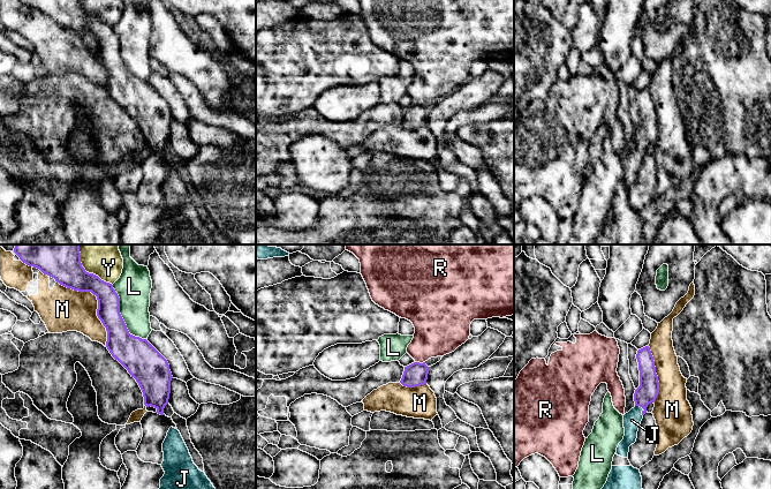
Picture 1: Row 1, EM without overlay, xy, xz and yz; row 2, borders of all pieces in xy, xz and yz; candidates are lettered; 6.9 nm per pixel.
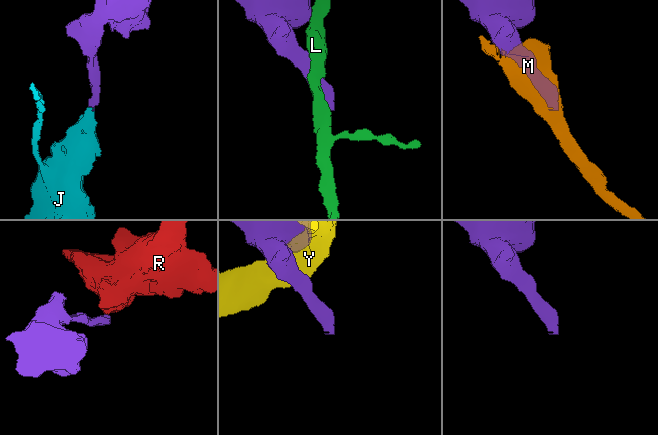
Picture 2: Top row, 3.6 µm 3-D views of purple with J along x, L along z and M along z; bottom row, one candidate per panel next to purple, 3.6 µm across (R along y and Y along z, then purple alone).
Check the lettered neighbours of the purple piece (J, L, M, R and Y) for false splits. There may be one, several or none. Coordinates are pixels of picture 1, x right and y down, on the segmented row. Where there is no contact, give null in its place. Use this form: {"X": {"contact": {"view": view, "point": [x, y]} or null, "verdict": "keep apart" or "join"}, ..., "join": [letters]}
{"J": {"contact": {"view": "yz", "point": [642, 407]}, "verdict": "join"}, "L": {"contact": {"view": "xy", "point": [121, 317]}, "verdict": "keep apart"}, "M": {"contact": {"view": "xy", "point": [98, 302]}, "verdict": "keep apart"}, "R": {"contact": {"view": "xz", "point": [418, 362]}, "verdict": "keep apart"}, "Y": {"contact": {"view": "xy", "point": [85, 271]}, "verdict": "keep apart"}, "join": ["J"]}

